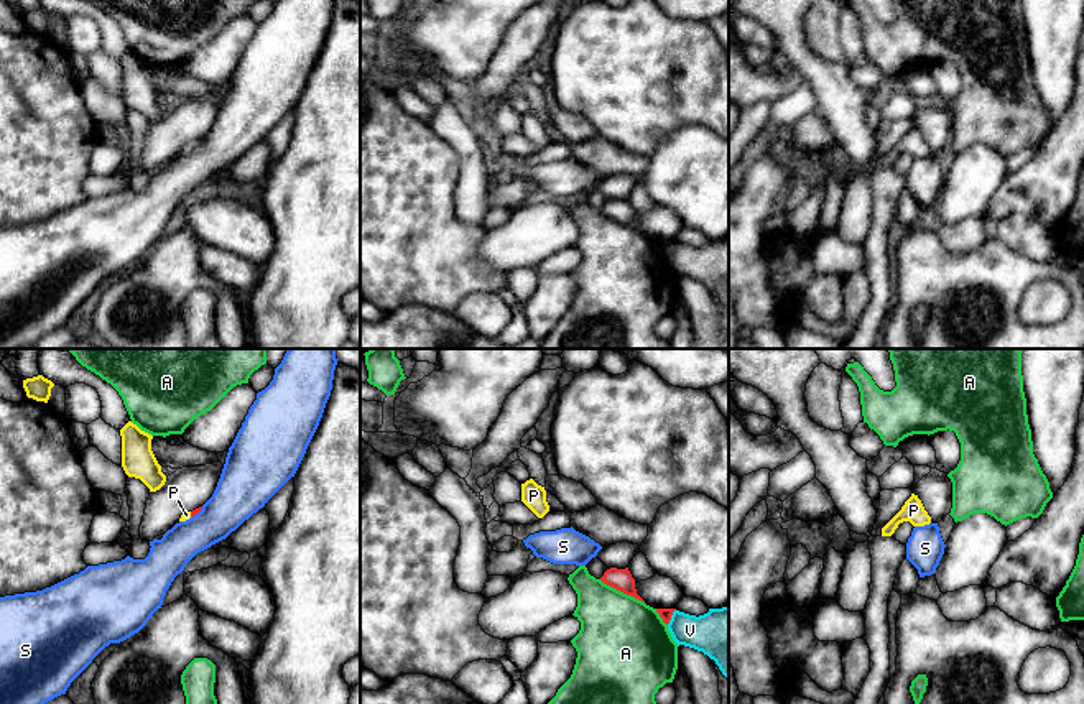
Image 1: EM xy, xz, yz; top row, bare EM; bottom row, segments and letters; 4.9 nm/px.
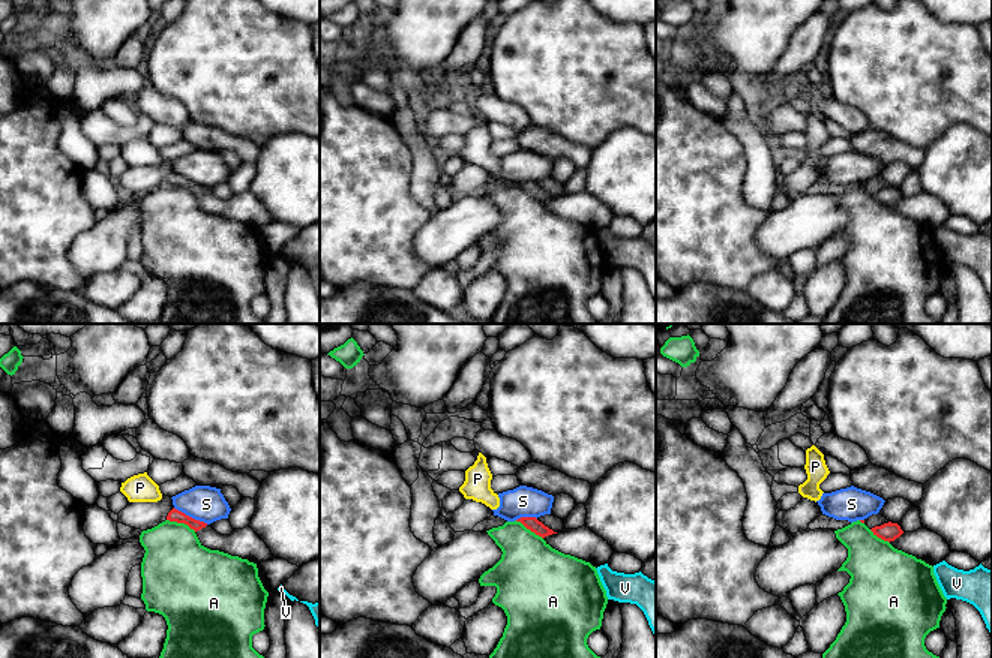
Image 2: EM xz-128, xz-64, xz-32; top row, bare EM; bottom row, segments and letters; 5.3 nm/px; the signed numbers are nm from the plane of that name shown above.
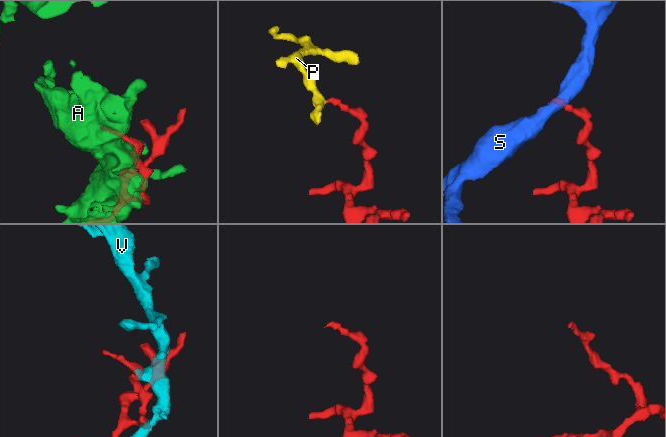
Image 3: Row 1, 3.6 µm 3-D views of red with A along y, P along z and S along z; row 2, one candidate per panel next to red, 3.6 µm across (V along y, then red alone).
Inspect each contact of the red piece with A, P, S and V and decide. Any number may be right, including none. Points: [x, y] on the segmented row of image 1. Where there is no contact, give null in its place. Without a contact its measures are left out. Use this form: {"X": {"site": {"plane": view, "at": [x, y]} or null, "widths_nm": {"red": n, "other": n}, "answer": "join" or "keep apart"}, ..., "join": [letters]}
{"A": {"site": {"plane": "xz", "at": [622, 591]}, "widths_nm": {"red": 110, "other": 440}, "answer": "keep apart"}, "P": {"site": {"plane": "xy", "at": [191, 515]}, "widths_nm": {"red": 30, "other": 40}, "answer": "join"}, "S": {"site": {"plane": "xy", "at": [196, 514]}, "widths_nm": {"red": 30, "other": 240}, "answer": "keep apart"}, "V": {"site": {"plane": "xz", "at": [670, 617]}, "widths_nm": {"red": 60, "other": 240}, "answer": "keep apart"}, "join": ["P"]}

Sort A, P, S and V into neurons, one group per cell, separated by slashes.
A / P / S / V

